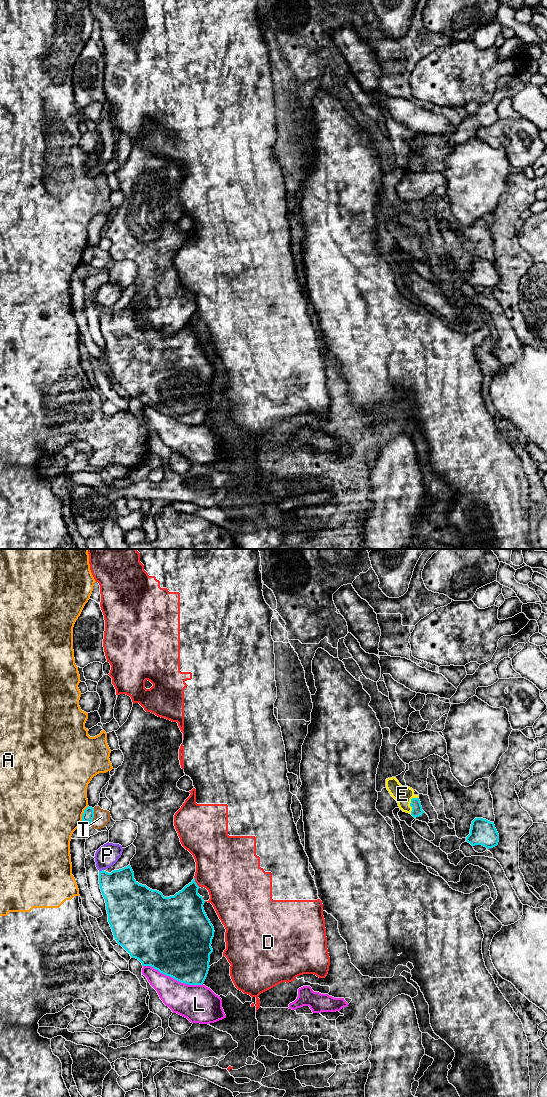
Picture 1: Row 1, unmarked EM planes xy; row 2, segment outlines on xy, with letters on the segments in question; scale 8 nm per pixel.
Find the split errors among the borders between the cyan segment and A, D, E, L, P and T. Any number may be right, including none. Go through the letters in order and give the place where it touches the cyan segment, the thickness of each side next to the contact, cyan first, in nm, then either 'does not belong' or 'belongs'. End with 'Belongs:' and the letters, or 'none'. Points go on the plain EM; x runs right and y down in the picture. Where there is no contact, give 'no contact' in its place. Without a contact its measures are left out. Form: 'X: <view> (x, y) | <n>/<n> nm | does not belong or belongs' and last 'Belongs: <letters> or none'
A: xy (83, 253) | 90/500 nm | does not belong
D: xy (195, 322) | 320/440 nm | does not belong
E: xy (410, 243) | 90/140 nm | belongs
L: xy (173, 417) | 500/280 nm | does not belong
P: xy (102, 310) | 300/180 nm | does not belong
T: xy (93, 256) | 90/130 nm | does not belong
Belongs: E

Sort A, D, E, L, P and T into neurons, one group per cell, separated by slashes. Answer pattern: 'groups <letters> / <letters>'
groups A / D / E / L / P / T

